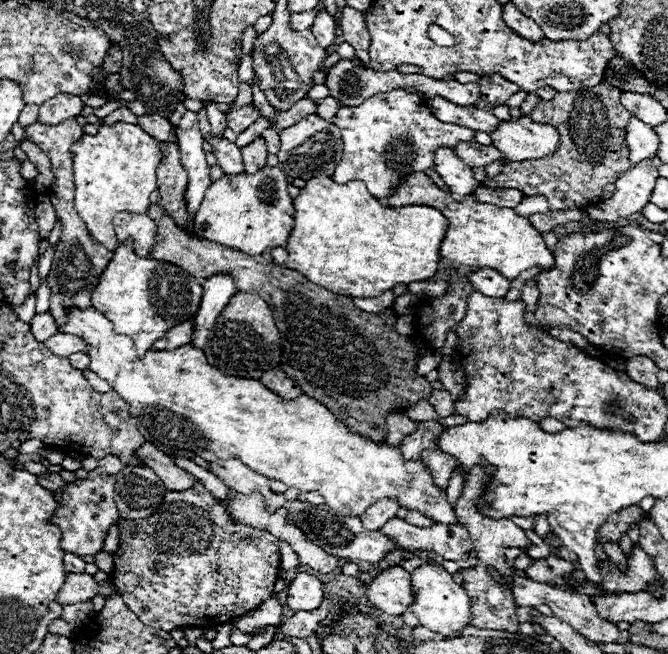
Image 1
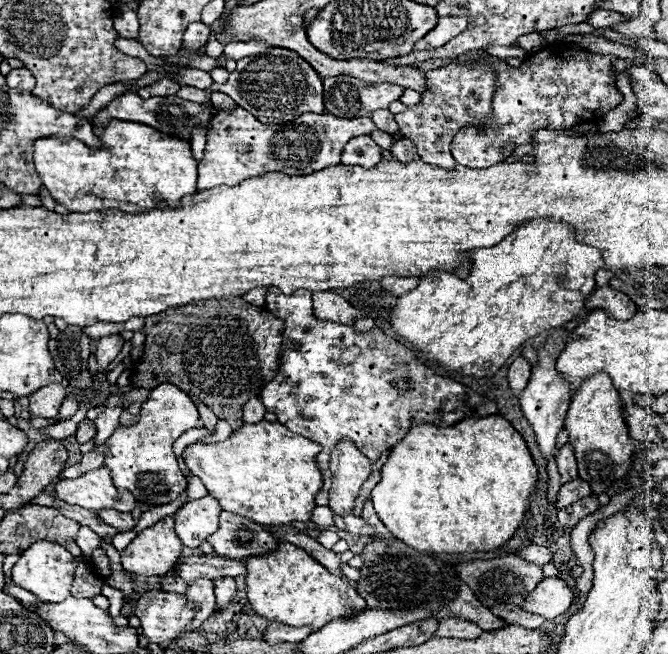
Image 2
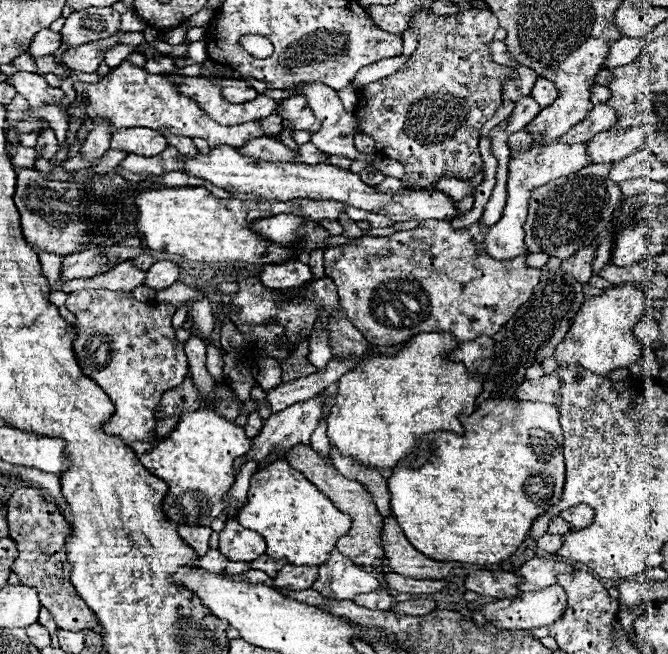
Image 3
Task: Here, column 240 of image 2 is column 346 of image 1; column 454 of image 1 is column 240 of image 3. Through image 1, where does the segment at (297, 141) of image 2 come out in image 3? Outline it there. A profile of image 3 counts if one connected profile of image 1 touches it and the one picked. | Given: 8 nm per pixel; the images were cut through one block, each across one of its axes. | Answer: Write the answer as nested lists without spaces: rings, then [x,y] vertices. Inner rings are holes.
[[[122,62],[118,68],[114,68],[108,76],[104,76],[96,84],[76,82],[74,88],[76,92],[86,96],[88,106],[84,114],[92,120],[96,118],[106,120],[112,134],[124,128],[150,128],[162,134],[164,138],[174,134],[174,136],[188,136],[188,138],[204,138],[210,144],[210,148],[218,148],[218,146],[240,148],[244,142],[252,138],[278,134],[282,130],[282,120],[278,120],[278,116],[274,114],[270,114],[266,120],[258,120],[250,124],[220,126],[204,110],[200,110],[194,100],[182,96],[176,90],[172,76],[148,74],[140,66],[132,66],[130,62]]]

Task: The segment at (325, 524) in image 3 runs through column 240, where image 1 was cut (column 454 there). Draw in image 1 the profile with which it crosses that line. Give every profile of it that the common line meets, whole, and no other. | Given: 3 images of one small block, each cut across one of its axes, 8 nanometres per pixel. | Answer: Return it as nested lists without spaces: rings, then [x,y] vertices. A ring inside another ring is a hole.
[[[70,310],[70,320],[62,332],[82,336],[92,348],[86,352],[94,364],[90,370],[104,378],[116,394],[120,394],[128,404],[134,418],[138,418],[140,432],[148,442],[172,448],[174,454],[192,458],[202,456],[206,462],[220,458],[240,458],[246,466],[254,468],[266,478],[276,478],[286,486],[298,488],[302,492],[320,492],[326,504],[344,516],[362,516],[364,510],[376,500],[390,498],[406,510],[418,510],[420,514],[432,518],[434,522],[452,526],[458,524],[454,508],[448,504],[446,490],[440,490],[432,476],[424,470],[422,460],[404,460],[400,446],[390,446],[386,442],[374,442],[364,436],[352,434],[336,416],[318,404],[318,400],[302,394],[294,400],[284,400],[272,390],[268,390],[260,380],[242,380],[236,376],[226,376],[218,368],[206,362],[202,350],[186,344],[174,350],[150,349],[142,360],[136,356],[136,348],[130,336],[116,334],[112,322],[104,318],[98,310]]]

